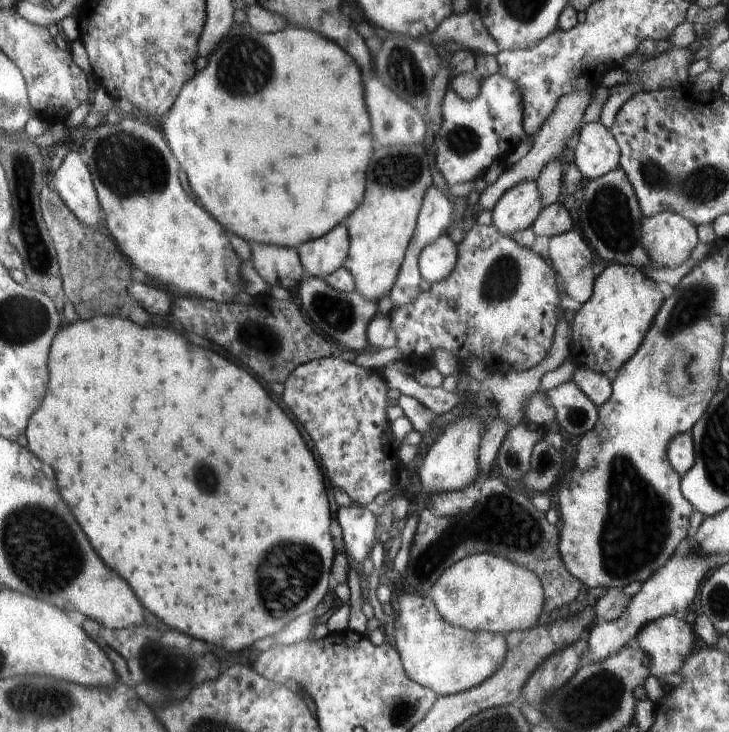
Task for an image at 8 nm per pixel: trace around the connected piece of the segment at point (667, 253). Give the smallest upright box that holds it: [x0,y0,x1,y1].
[642,212,698,268]

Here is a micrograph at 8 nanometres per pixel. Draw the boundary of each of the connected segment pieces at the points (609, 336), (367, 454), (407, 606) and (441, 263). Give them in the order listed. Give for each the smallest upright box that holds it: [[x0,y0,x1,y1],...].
[[571,264,663,374],[284,357,406,507],[390,592,507,696],[418,232,458,285]]

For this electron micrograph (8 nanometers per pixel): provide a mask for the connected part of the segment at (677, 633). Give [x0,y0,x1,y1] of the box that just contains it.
[635,615,699,678]

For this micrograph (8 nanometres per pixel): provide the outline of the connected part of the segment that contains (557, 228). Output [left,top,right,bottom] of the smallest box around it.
[531,202,573,236]

